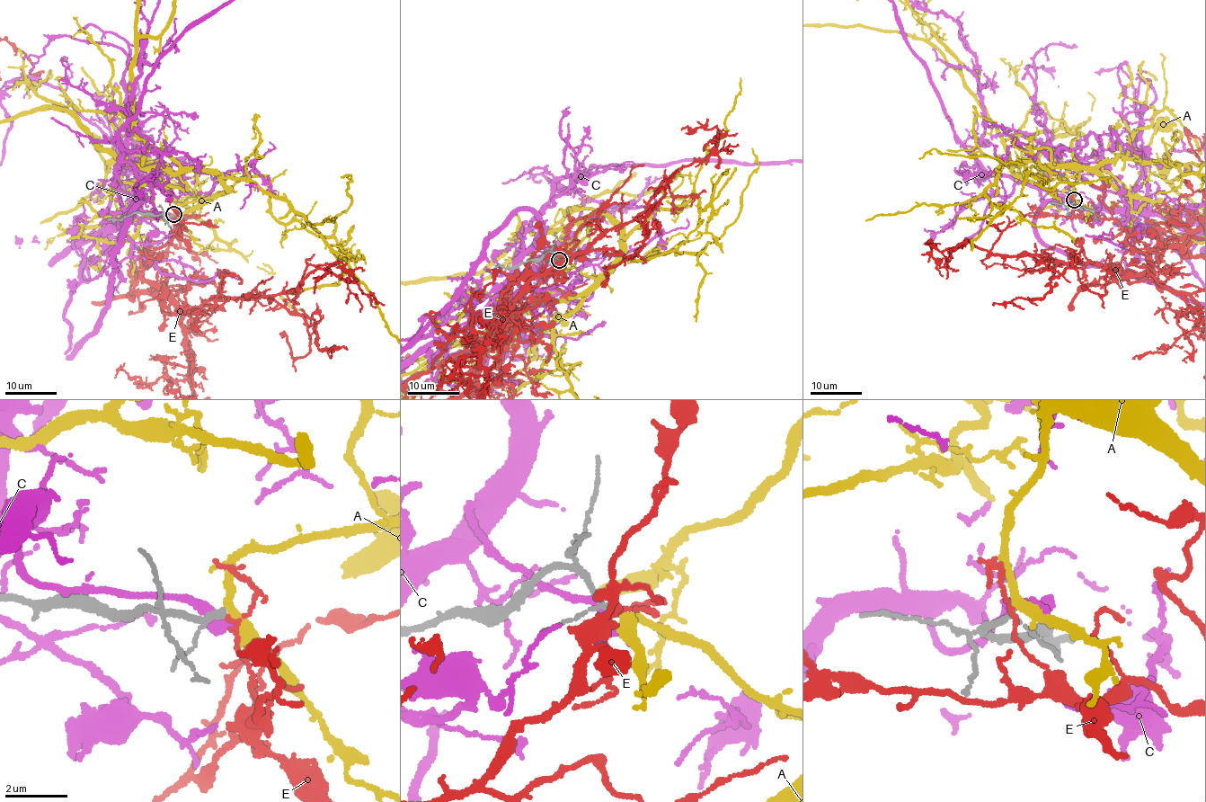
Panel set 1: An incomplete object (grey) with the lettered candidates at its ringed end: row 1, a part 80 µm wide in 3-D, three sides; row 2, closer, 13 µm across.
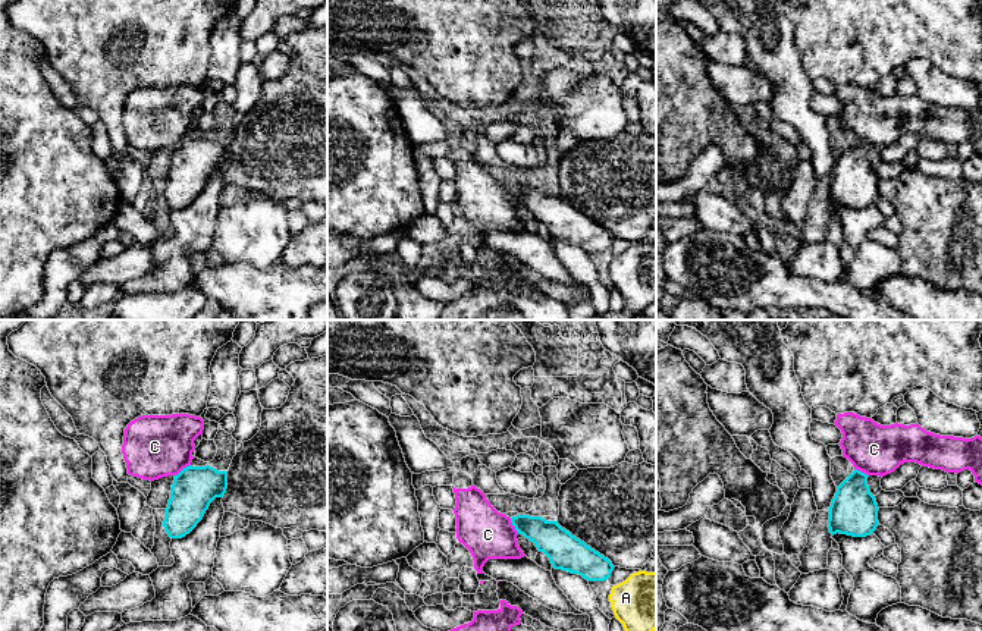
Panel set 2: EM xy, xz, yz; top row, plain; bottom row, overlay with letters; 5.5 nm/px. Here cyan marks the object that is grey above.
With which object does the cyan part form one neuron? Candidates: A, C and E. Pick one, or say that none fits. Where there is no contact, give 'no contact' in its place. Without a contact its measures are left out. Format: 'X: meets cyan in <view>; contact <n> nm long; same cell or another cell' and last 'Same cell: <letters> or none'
A: no contact; same cell
C: meets cyan in xy; contact 110 nm long; another cell
E: no contact; another cell
Same cell: A

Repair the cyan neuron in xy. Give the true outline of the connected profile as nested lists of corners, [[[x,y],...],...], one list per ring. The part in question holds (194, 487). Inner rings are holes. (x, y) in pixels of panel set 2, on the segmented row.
[[[186,467],[175,475],[163,527],[170,539],[182,539],[203,519],[210,503],[223,497],[228,471],[206,467]]]

